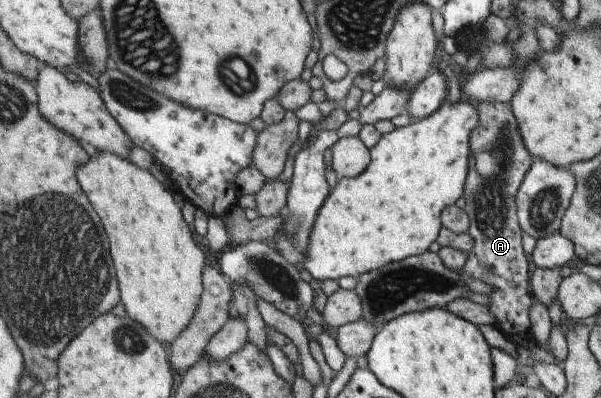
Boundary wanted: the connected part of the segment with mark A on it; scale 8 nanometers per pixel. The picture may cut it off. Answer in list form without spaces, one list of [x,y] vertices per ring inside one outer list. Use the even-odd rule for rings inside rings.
[[[479,102],[478,107],[481,121],[471,136],[473,155],[464,195],[471,224],[469,235],[475,239],[475,249],[469,253],[469,262],[465,263],[462,271],[471,279],[478,279],[494,288],[488,295],[490,304],[486,305],[487,309],[491,309],[495,315],[497,329],[518,345],[534,341],[531,307],[536,299],[527,289],[531,267],[521,243],[525,233],[519,225],[515,201],[527,172],[534,164],[534,157],[523,143],[519,122],[511,104]]]

